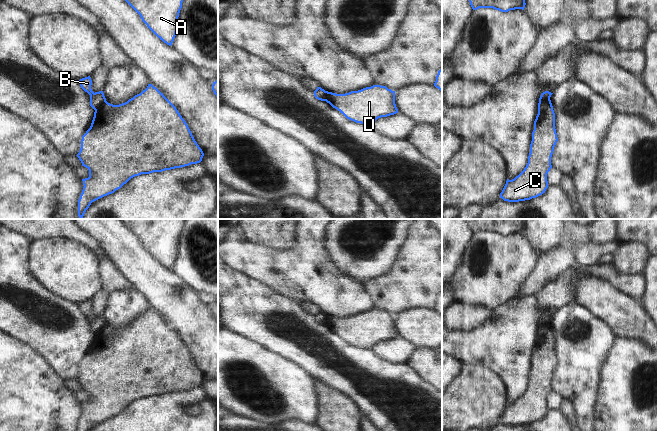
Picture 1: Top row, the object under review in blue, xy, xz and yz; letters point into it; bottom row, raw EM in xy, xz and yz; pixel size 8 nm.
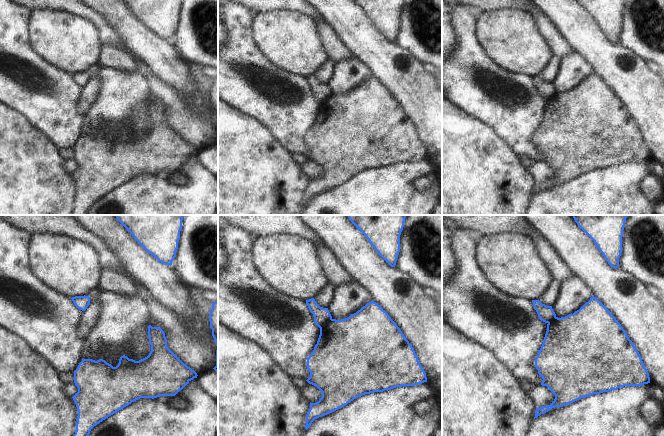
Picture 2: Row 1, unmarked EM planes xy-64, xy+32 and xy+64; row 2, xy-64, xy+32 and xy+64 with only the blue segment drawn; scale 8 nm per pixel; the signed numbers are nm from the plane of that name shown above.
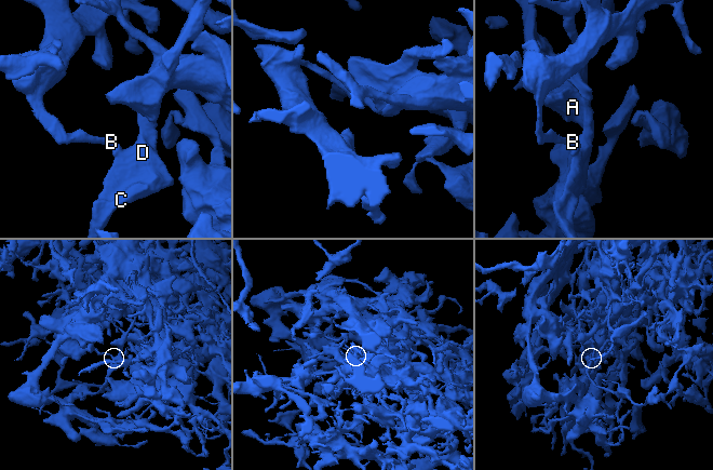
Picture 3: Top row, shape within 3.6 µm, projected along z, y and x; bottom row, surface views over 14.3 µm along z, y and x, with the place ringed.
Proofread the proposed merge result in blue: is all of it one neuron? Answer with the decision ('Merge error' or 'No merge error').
Merge error

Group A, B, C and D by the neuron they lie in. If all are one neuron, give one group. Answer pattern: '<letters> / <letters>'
A C D / B

